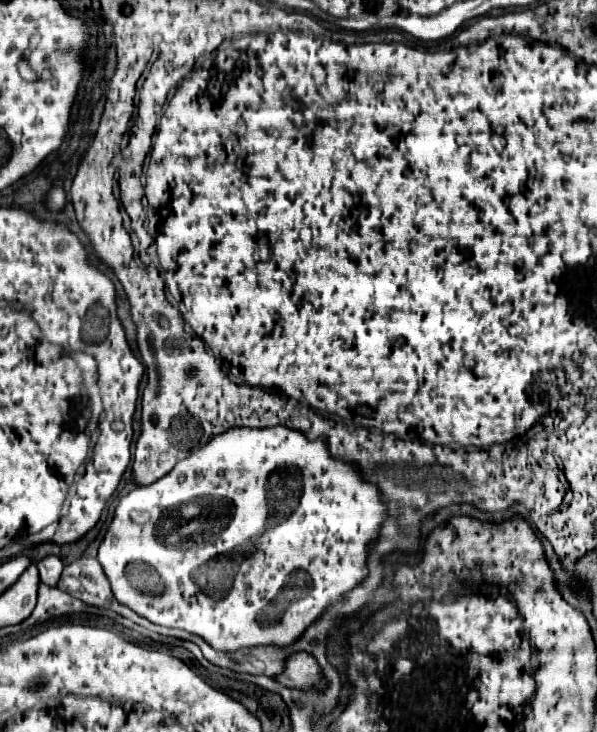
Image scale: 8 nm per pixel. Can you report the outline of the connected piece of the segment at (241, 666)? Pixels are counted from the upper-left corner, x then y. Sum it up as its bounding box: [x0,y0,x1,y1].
[201,638,283,678]

